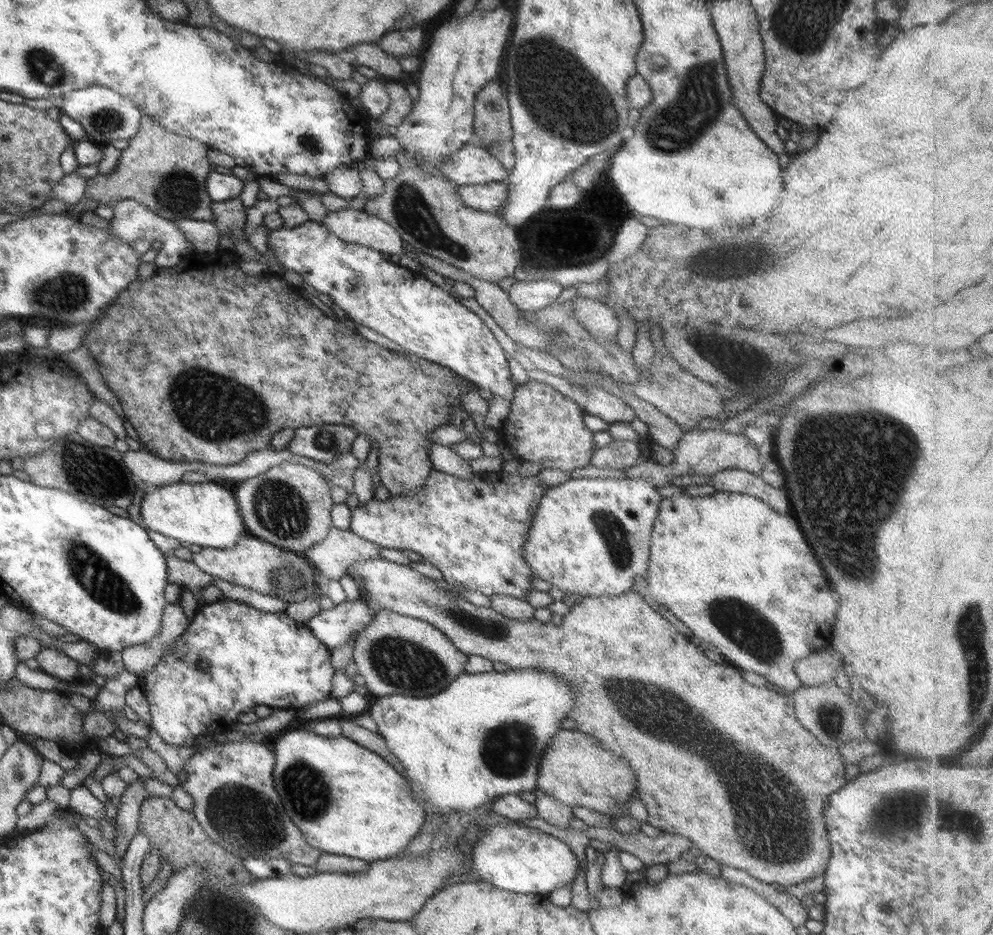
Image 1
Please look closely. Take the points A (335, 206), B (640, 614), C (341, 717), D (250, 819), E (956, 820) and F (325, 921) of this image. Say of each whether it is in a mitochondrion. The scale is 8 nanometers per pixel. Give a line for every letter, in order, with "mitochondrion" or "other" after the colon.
A: other
B: other
C: other
D: mitochondrion
E: mitochondrion
F: other

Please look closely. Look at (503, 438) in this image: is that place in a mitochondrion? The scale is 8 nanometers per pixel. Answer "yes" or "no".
no

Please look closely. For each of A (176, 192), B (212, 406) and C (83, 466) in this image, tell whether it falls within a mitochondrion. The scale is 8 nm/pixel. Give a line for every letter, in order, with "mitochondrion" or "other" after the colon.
A: mitochondrion
B: mitochondrion
C: mitochondrion

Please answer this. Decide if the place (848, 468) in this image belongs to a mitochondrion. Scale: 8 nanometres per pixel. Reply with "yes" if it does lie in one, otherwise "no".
yes

